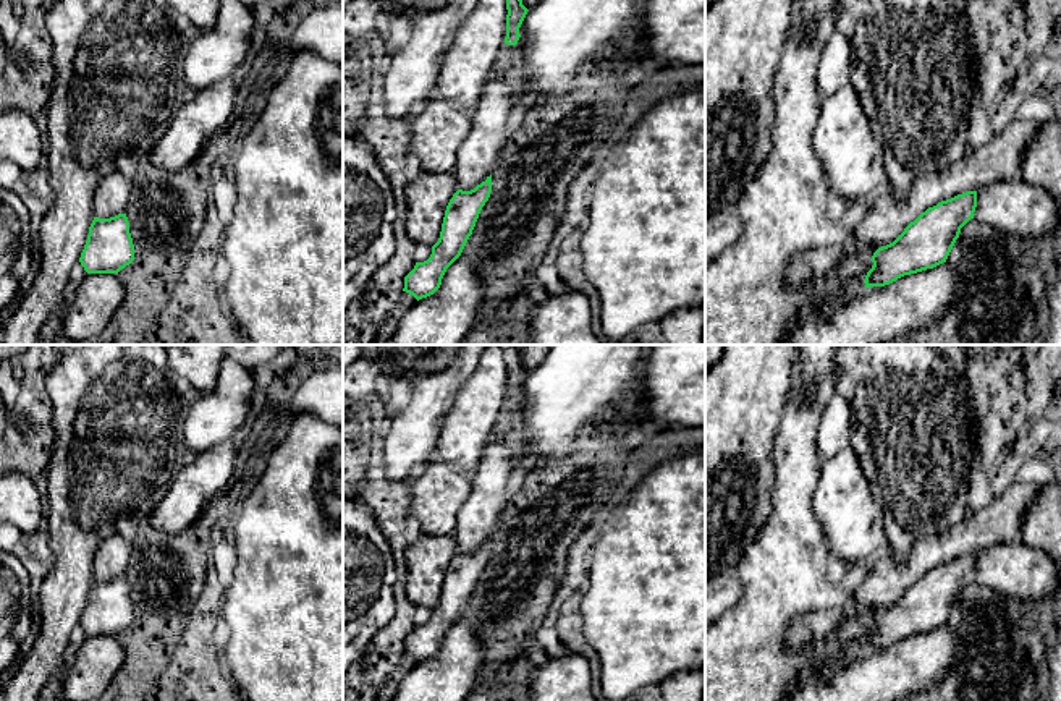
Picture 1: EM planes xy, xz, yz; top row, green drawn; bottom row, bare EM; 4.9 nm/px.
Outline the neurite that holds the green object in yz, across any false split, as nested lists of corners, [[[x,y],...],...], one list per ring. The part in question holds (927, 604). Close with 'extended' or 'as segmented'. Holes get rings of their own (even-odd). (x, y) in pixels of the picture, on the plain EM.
[[[1016,481],[961,525],[919,541],[902,563],[893,552],[878,559],[849,605],[794,618],[784,631],[786,644],[801,651],[826,638],[846,615],[869,610],[877,614],[865,651],[885,649],[946,625],[961,591],[974,581],[977,554],[1000,542],[1022,541],[1024,516],[1040,487],[1040,482]]]; extended

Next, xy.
[[[116,533],[97,549],[94,560],[95,580],[89,589],[87,604],[79,620],[87,636],[118,636],[134,623],[134,607],[125,576],[133,547],[133,541]]]; extended

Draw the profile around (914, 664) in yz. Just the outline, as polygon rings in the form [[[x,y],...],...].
[[[943,625],[890,648],[865,651],[846,667],[810,662],[799,669],[797,685],[789,690],[786,701],[896,701],[933,688],[953,664],[957,644],[959,636]]]

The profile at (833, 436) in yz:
[[[830,390],[817,432],[817,457],[820,463],[851,445],[851,419],[848,400]]]

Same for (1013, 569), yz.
[[[1024,541],[979,552],[974,581],[1019,601],[1050,602],[1061,589],[1059,563]]]

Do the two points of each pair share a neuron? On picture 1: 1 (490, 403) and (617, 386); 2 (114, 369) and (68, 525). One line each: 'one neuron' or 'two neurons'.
1: two neurons
2: one neuron

